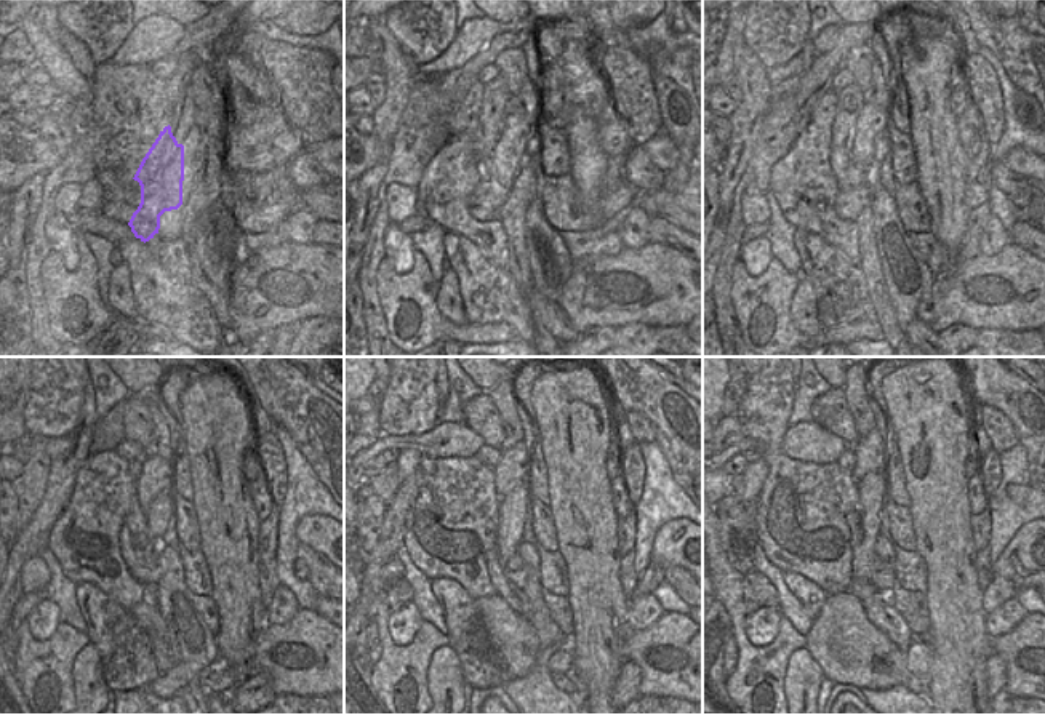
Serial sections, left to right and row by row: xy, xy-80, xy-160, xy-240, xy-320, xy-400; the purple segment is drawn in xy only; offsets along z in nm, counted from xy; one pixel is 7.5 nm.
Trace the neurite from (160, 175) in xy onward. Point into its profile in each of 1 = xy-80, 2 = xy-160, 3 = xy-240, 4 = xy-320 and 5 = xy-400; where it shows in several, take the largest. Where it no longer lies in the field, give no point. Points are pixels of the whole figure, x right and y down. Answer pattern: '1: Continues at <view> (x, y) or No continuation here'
1: Continues at xy-80 (506, 165)
2: Continues at xy-160 (872, 120)
3: Continues at xy-240 (156, 472)
4: Continues at xy-320 (512, 469)
5: Continues at xy-400 (869, 450).

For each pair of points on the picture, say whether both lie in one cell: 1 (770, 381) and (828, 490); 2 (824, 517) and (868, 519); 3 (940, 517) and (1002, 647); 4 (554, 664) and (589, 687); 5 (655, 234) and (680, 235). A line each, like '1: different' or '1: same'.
1: same
2: different
3: different
4: different
5: same

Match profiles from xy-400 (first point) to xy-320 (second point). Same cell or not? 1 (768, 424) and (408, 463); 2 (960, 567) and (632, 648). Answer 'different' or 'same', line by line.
1: different
2: different

